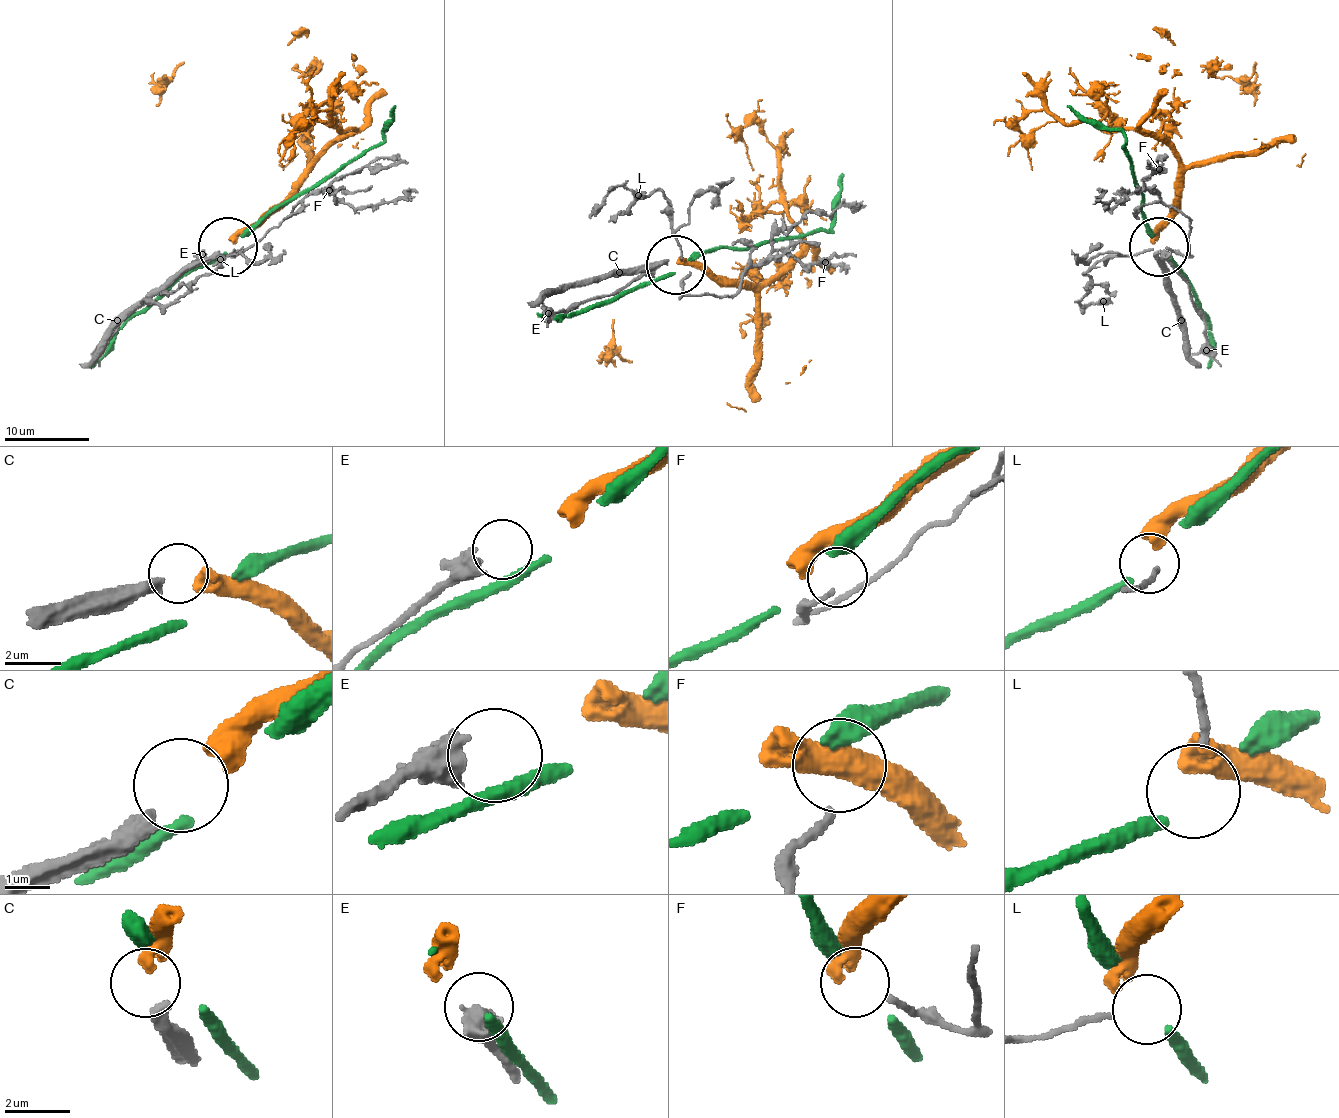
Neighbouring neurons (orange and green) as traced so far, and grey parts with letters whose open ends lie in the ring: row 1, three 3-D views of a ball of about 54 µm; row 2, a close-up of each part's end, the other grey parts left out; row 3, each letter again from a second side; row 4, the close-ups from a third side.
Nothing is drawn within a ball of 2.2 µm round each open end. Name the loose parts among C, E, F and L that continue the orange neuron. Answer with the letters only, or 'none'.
C

